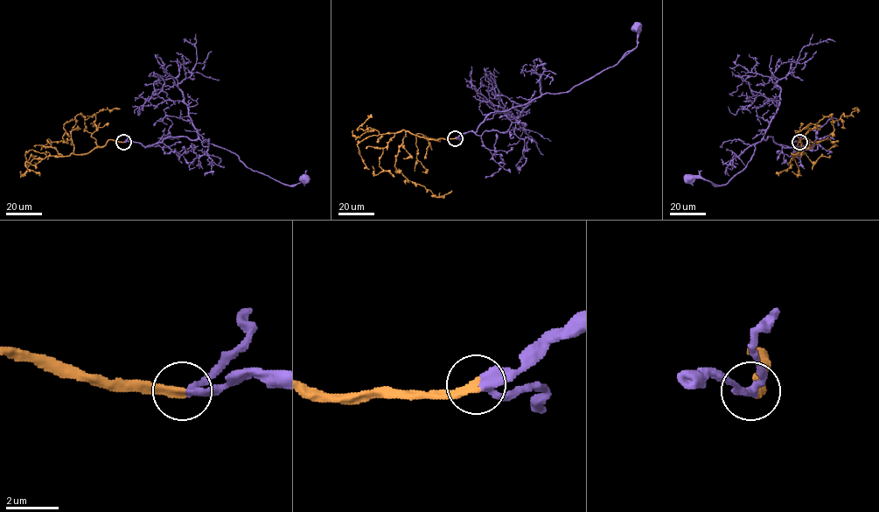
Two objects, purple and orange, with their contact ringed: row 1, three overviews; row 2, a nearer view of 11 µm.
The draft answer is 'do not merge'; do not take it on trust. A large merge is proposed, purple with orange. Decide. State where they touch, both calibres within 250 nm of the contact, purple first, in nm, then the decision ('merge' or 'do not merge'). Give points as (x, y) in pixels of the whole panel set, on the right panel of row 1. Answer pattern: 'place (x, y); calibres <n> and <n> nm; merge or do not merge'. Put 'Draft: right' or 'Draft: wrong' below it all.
place (799, 142); calibres 280 and 320 nm; merge
Draft: wrong

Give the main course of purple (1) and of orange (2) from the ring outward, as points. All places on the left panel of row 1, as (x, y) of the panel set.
1: (123, 142), (145, 147), (168, 137), (198, 138), (233, 152), (248, 168), (284, 184), (292, 185), (303, 178)
2: (123, 142), (108, 140), (75, 154), (71, 138), (63, 137), (64, 124), (79, 114), (120, 108)

